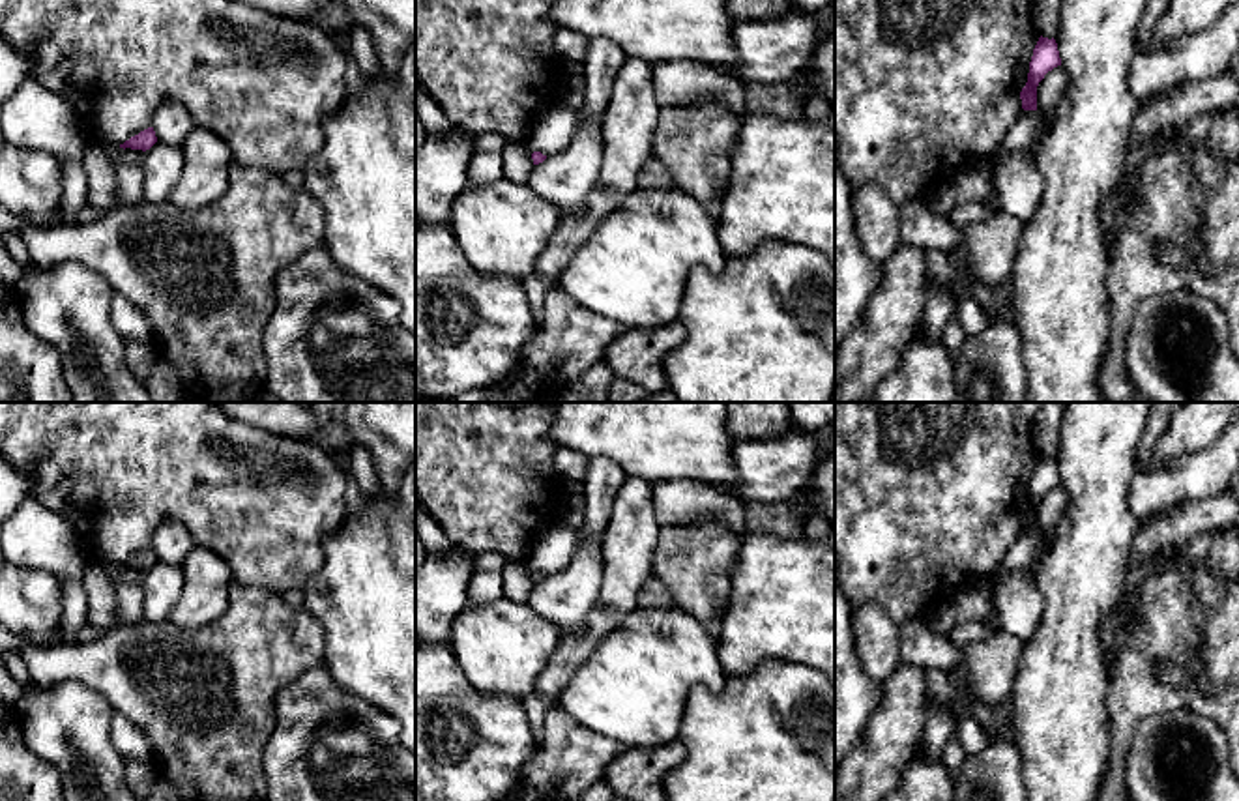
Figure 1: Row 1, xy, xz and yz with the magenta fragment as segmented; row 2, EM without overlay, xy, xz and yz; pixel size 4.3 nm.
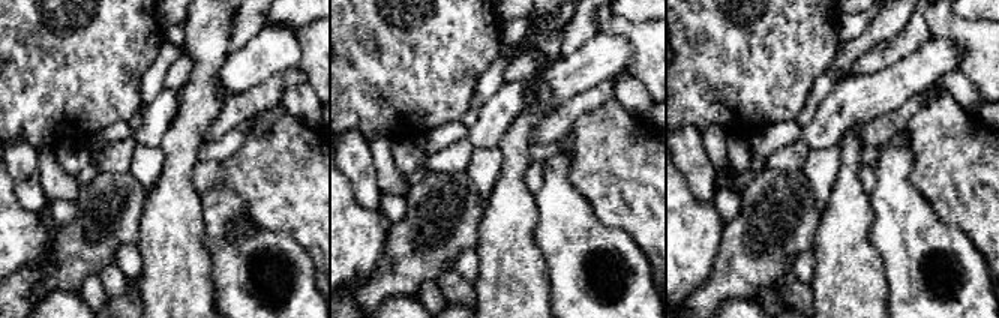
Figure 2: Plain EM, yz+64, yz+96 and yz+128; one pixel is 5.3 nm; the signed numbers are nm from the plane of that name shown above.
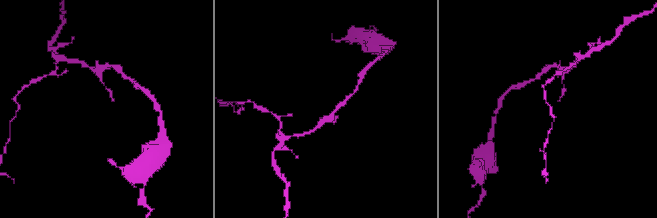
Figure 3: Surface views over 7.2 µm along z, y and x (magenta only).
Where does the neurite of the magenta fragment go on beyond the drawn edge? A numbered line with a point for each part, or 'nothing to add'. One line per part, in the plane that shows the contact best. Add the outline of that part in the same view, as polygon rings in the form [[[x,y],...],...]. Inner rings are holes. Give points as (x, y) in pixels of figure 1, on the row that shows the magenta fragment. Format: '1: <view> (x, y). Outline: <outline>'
nothing to add

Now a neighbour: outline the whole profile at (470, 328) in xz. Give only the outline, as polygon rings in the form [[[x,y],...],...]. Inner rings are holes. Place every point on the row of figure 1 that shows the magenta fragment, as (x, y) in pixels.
[[[449,225],[415,228],[415,395],[442,400],[498,384],[518,367],[522,346],[537,331],[520,279],[485,275],[462,255]]]

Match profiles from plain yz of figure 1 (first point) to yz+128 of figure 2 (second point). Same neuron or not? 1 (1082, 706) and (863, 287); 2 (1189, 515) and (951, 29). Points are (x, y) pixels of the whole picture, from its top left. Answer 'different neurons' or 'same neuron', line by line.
1: same neuron
2: different neurons

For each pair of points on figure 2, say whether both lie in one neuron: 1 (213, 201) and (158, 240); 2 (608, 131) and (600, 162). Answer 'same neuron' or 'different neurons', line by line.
1: different neurons
2: same neuron

